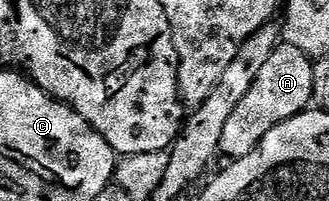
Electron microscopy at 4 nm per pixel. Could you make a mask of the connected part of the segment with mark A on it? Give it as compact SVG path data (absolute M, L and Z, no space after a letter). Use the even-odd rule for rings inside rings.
M284 43L278 44L275 51L271 51L271 59L259 71L255 84L247 96L243 98L239 107L223 127L223 153L226 158L236 159L243 155L251 155L255 147L271 131L271 127L279 127L287 119L306 112L310 108L313 92L311 91L311 75L313 61L299 47L291 47Z

